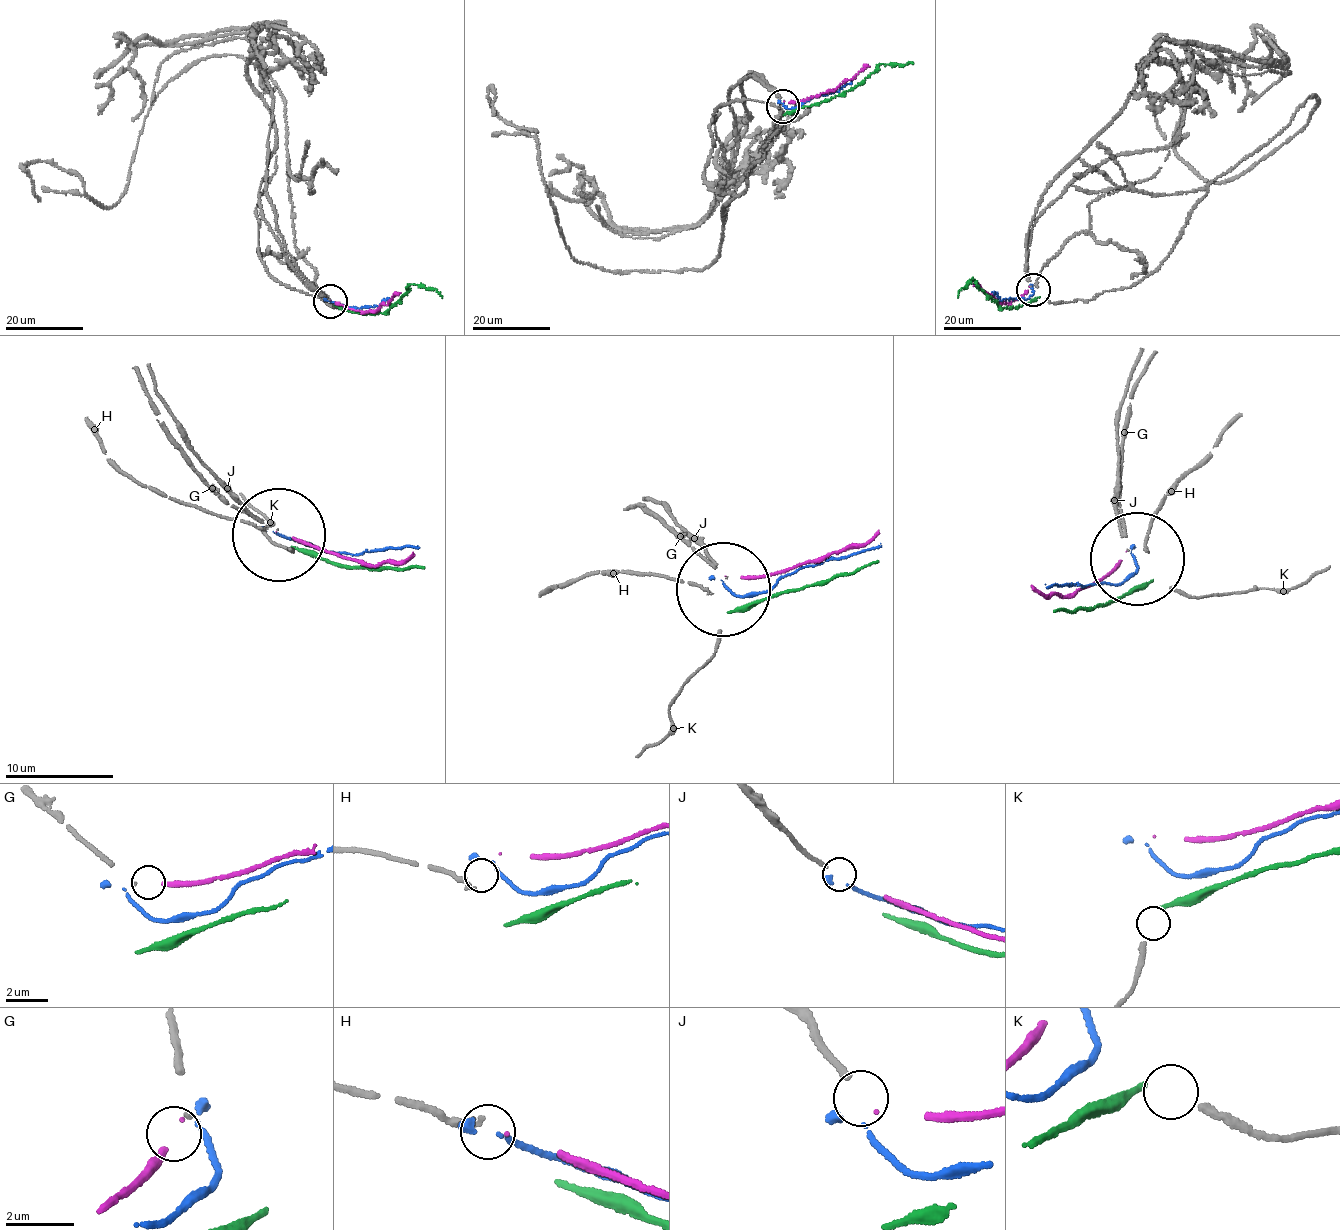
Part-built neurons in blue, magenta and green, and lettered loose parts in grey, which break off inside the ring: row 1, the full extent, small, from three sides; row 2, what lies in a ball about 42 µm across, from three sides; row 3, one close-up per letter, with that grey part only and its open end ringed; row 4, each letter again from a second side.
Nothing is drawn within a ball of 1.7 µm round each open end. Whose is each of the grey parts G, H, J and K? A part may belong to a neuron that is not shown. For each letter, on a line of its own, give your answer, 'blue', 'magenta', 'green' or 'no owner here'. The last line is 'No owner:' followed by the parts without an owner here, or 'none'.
G: no owner here
H: no owner here
J: magenta
K: no owner here
No owner: G, H, K

